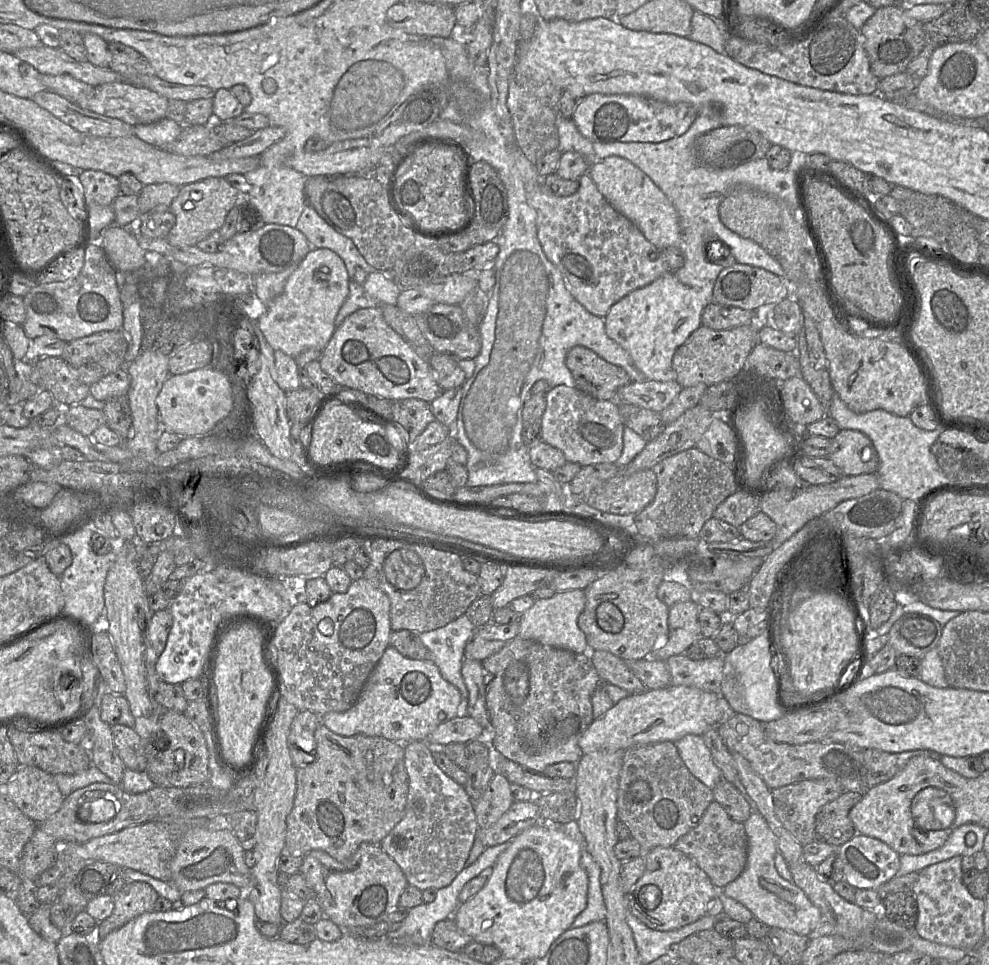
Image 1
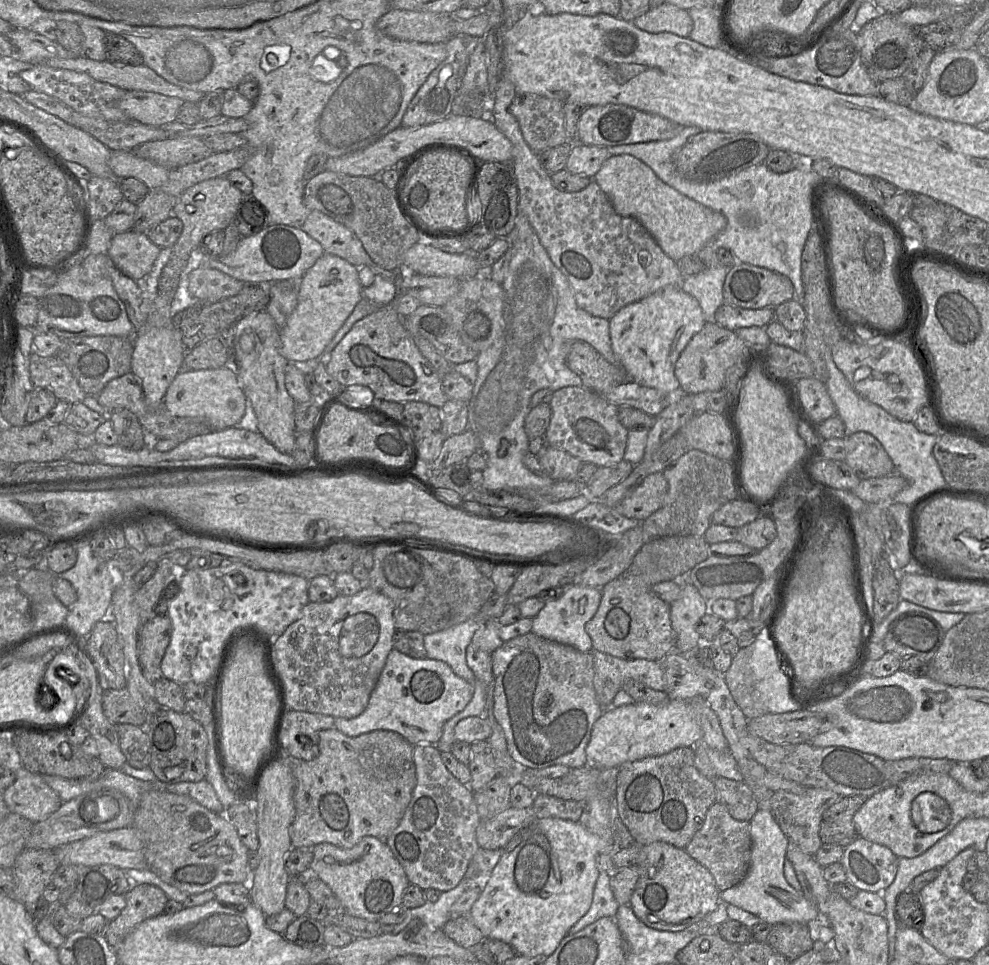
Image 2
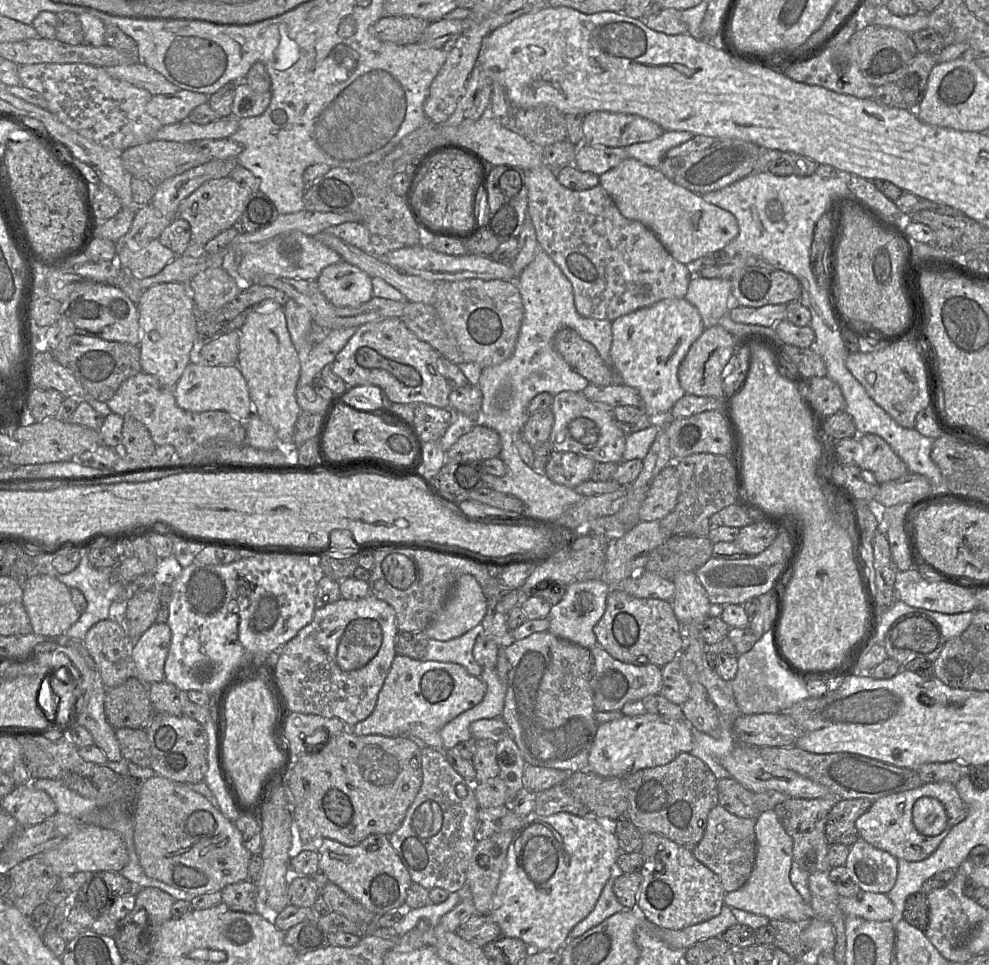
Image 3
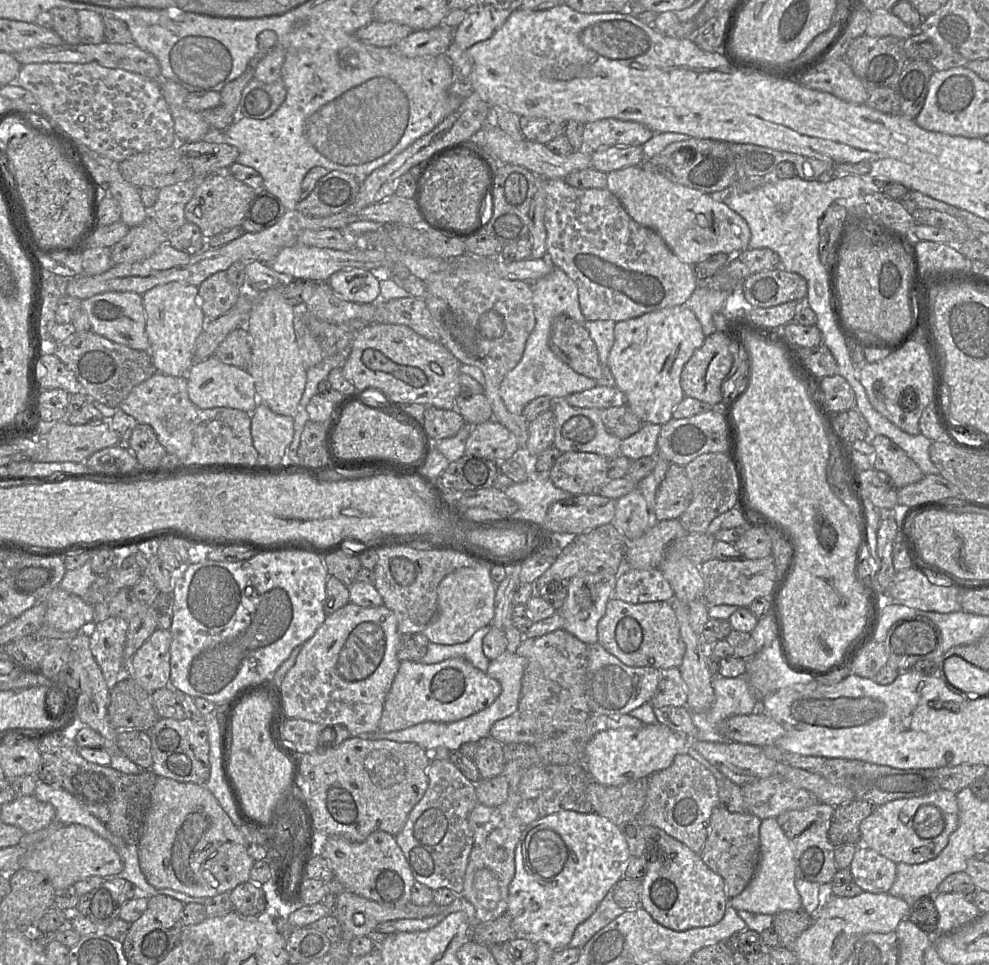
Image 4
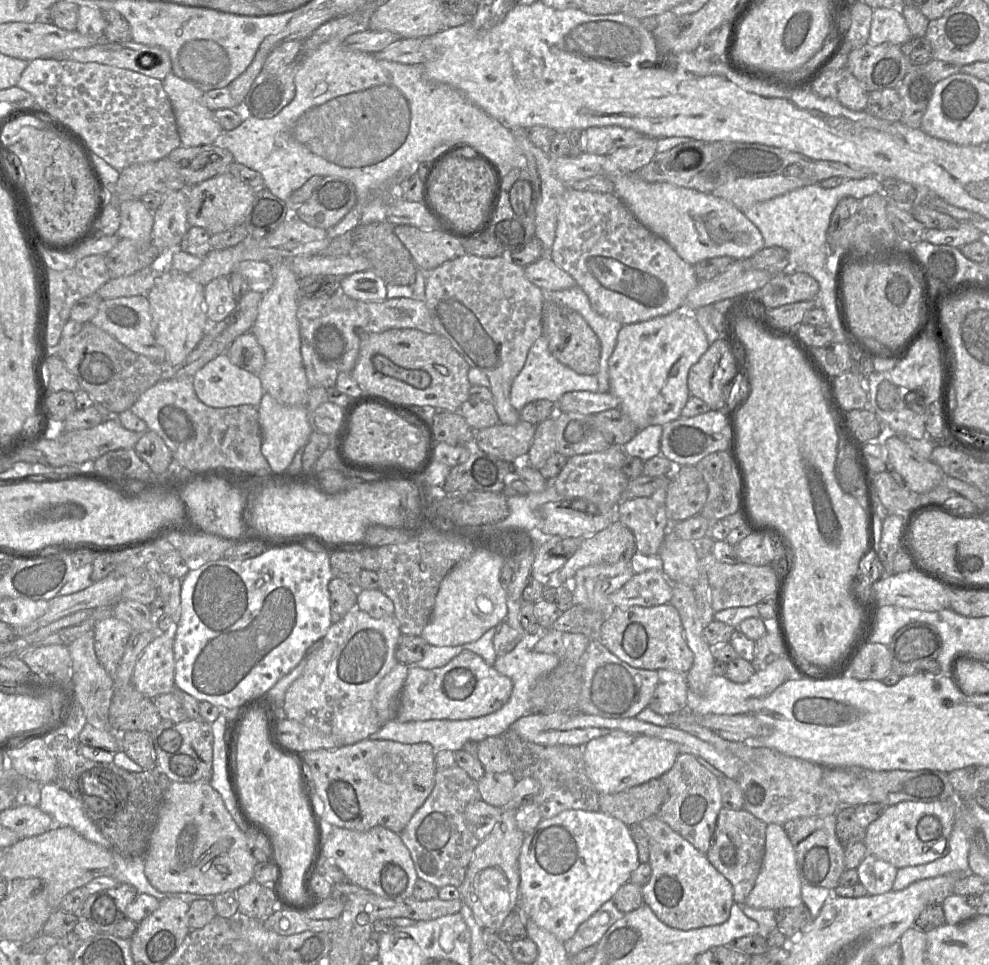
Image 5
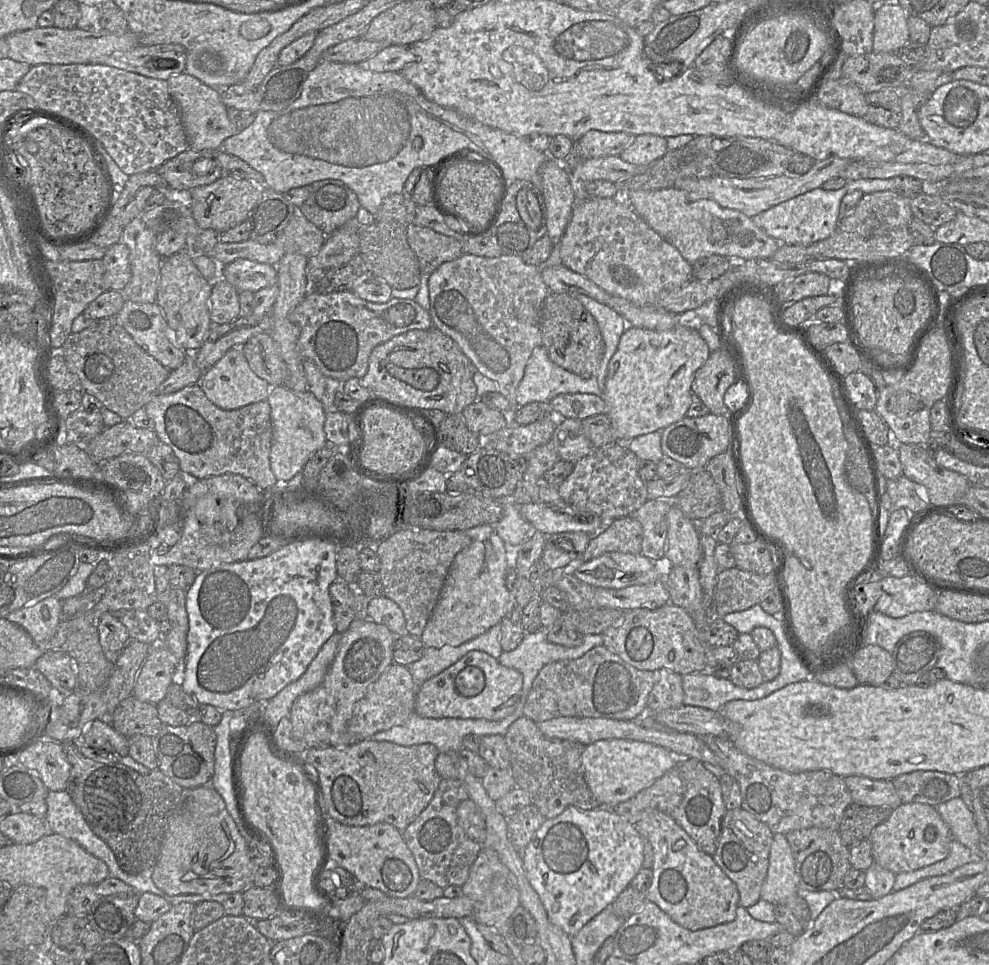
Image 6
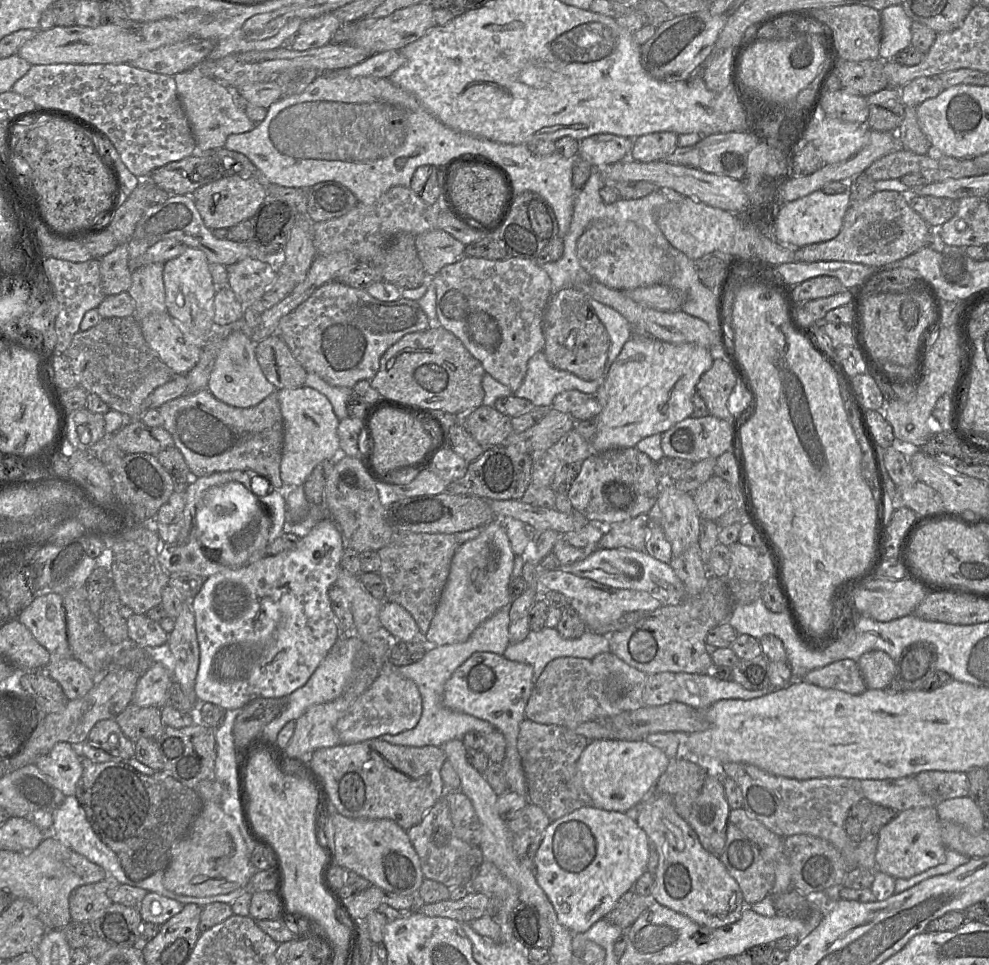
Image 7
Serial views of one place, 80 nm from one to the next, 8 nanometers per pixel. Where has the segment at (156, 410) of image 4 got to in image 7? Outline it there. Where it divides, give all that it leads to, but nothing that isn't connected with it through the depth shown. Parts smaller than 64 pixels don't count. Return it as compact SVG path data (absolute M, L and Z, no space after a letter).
M203 389L170 400L158 410L163 417L162 427L171 434L174 447L182 453L193 477L251 471L267 479L274 489L282 487L280 464L284 426L276 391L256 406L236 408Z

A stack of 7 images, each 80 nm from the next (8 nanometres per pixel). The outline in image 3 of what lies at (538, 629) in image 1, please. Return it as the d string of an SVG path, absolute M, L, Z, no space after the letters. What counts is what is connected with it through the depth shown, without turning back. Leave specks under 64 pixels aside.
M601 579L573 582L567 585L562 600L551 606L547 616L549 620L548 631L559 638L591 649L597 644L593 628L605 612L606 599L611 588Z

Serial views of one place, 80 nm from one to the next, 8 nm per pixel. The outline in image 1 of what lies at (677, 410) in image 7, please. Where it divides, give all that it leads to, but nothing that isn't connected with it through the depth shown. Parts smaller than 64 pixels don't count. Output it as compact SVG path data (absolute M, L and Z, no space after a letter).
M668 272L613 304L605 316L605 329L608 336L628 352L633 364L648 380L674 381L677 380L672 362L674 353L702 326L704 308L698 293L683 284L673 272Z

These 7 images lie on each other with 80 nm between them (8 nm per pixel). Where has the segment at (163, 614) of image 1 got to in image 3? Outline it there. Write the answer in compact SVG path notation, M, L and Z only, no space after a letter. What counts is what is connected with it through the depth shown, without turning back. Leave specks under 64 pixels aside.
M155 622L139 639L131 641L131 674L147 685L164 681L164 665L171 639L172 632L168 623Z

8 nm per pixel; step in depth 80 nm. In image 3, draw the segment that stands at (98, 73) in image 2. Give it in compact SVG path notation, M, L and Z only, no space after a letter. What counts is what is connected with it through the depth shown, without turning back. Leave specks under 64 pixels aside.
M145 64L119 65L103 68L113 79L129 83L154 95L171 95L179 89Z

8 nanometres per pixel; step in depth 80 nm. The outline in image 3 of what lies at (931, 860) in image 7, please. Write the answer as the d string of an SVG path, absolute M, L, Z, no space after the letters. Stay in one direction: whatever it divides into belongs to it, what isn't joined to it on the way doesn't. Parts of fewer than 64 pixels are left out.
M926 783L905 792L875 800L869 810L855 822L860 838L872 846L910 862L928 858L949 831L968 815L968 806L957 792L956 785Z

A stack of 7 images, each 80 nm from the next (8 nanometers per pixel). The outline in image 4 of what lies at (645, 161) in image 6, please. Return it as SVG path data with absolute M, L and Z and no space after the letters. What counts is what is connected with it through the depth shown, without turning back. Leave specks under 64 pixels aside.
M642 146L602 147L590 152L592 168L606 173L629 166L642 165L646 160Z

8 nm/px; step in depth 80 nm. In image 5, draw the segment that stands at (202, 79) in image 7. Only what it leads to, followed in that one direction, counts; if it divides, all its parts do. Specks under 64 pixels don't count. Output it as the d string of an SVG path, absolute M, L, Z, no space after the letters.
M172 72L162 80L162 84L175 116L181 145L213 144L224 130L213 111L202 104L204 92Z

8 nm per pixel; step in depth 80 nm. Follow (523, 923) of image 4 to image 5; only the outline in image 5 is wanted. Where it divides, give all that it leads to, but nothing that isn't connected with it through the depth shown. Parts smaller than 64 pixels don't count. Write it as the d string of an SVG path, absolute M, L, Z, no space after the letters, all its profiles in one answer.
M565 810L560 814L550 818L543 819L536 828L525 834L521 851L519 854L519 908L524 915L532 920L539 927L555 935L560 941L570 940L576 933L578 927L589 919L605 902L613 899L617 890L630 880L630 875L640 864L637 846L631 837L629 826L622 821L613 818L601 811L589 812L584 810Z

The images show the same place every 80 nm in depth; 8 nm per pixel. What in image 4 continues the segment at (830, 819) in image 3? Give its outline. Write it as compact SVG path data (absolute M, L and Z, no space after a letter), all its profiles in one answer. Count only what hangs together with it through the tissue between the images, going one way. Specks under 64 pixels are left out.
M852 800L835 807L828 828L828 838L834 846L861 844L860 824L879 805Z

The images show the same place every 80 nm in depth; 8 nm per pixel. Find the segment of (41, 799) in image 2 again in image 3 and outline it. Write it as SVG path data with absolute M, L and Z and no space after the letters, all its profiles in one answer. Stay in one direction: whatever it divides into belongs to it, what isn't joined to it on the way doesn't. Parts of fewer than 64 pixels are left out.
M30 784L16 785L11 793L1 799L1 805L13 816L20 827L40 824L57 813L50 795Z

